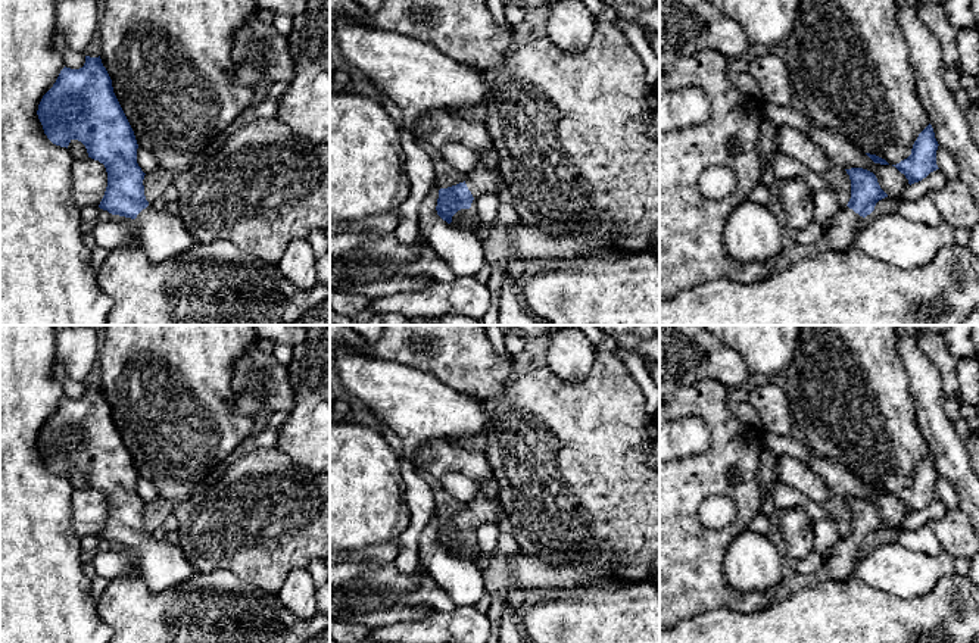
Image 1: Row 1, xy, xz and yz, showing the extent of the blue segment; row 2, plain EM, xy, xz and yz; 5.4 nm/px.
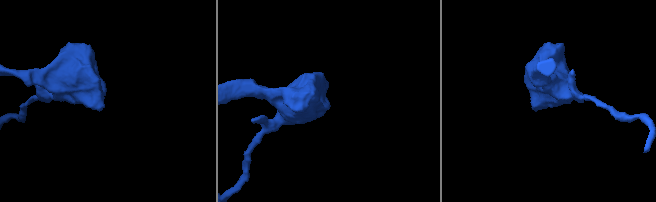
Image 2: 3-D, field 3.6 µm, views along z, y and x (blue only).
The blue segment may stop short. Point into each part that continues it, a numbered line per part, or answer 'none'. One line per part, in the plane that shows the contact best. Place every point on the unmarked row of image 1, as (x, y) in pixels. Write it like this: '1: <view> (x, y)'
1: yz (839, 564)

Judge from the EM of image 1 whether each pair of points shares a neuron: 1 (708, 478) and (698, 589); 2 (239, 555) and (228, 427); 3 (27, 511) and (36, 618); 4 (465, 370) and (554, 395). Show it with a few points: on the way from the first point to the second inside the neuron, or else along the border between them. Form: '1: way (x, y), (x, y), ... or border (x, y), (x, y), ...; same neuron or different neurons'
1: way (689, 506), (689, 561); same neuron
2: border (223, 464), (196, 486); different neurons
3: way (27, 537), (27, 592); same neuron
4: border (511, 381), (488, 403); different neurons

